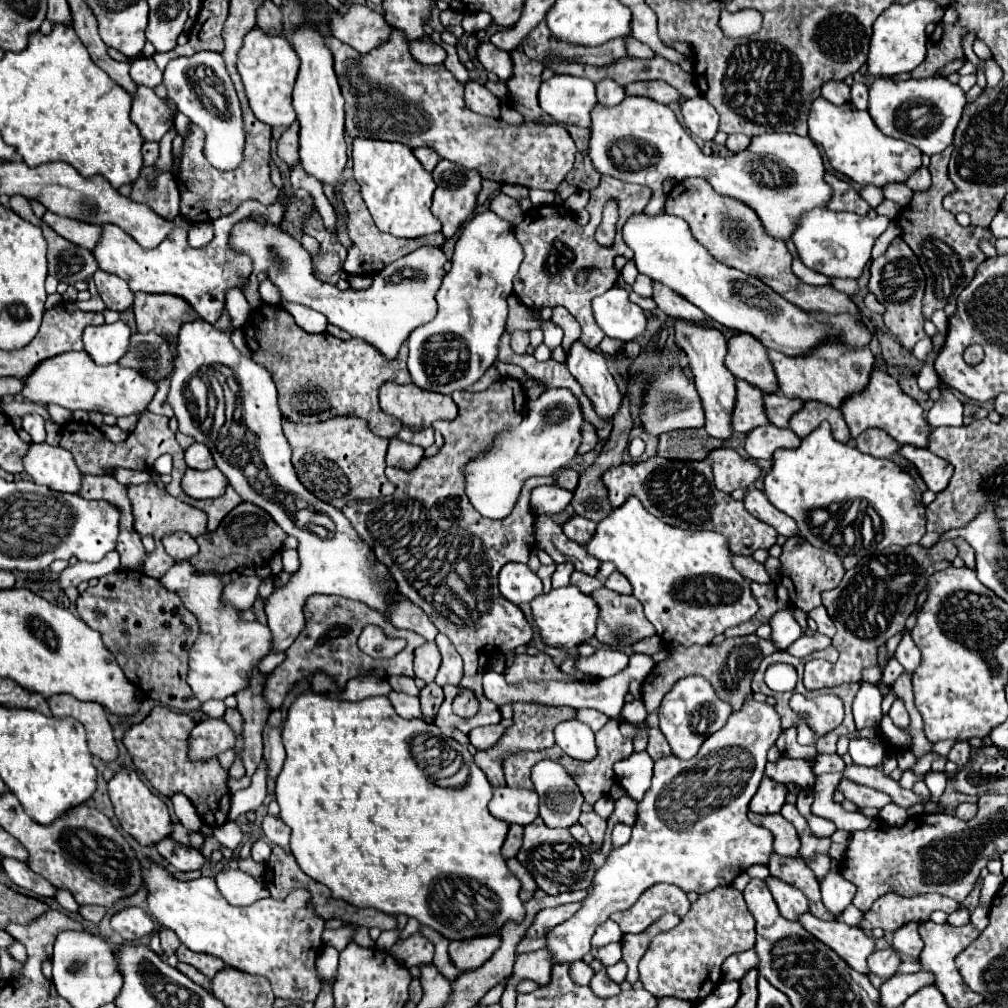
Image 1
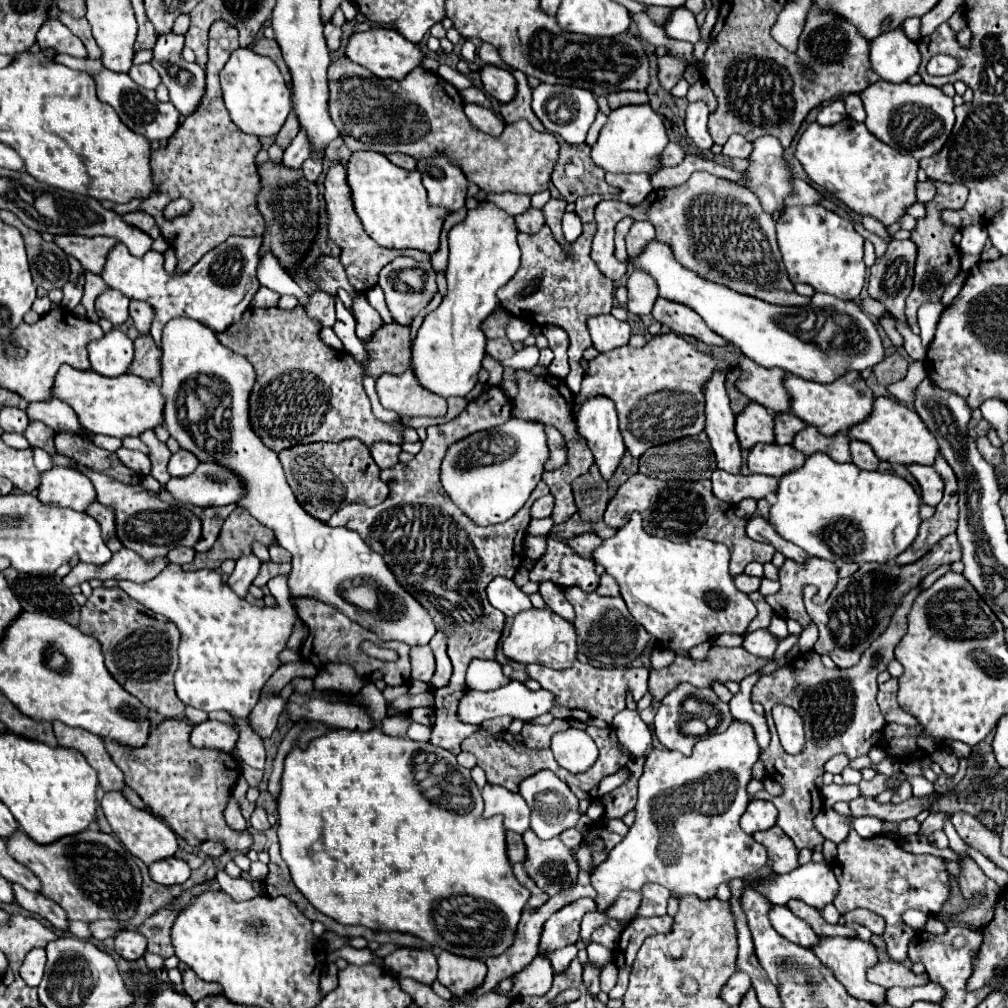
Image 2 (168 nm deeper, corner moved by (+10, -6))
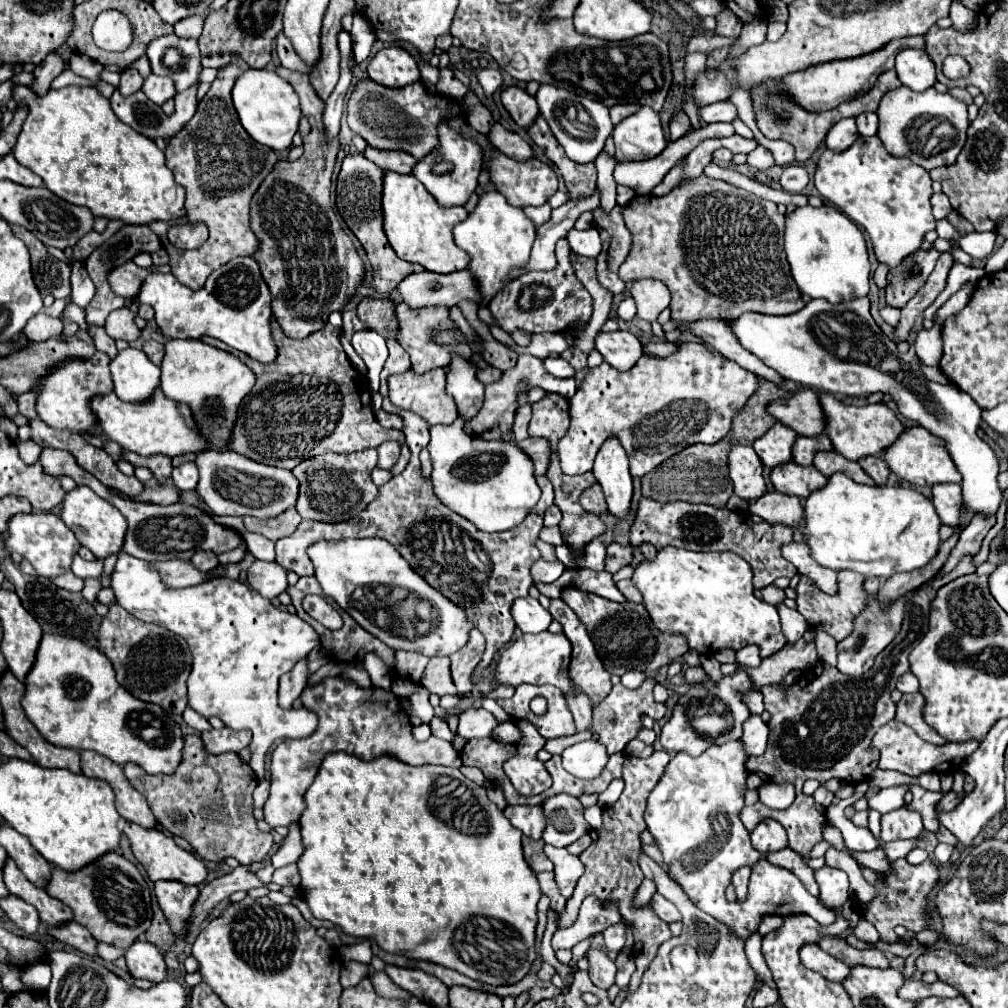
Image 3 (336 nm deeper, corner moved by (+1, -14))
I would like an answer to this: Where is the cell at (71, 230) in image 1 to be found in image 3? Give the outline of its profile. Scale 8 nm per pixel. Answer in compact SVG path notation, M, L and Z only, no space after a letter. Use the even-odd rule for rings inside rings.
M127 260L125 264L113 268L109 274L107 274L107 282L111 286L111 290L117 294L117 296L137 296L139 292L139 286L141 286L141 280L153 272L153 270L159 270L159 272L169 273L171 272L171 267L166 264L162 266L151 266L149 270L145 268L139 268L133 260Z

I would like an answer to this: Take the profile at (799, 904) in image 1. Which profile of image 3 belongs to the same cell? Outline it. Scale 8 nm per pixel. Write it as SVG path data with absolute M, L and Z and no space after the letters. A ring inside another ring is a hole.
M803 944L799 954L801 954L801 962L805 968L819 972L821 976L825 976L833 982L841 982L849 974L847 964L843 964L841 960L823 952L817 944Z

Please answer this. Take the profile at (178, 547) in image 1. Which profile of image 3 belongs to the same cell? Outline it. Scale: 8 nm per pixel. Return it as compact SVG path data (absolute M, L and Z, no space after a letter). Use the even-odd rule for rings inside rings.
M195 552L191 562L201 572L209 572L209 570L213 570L217 566L217 556L213 552Z

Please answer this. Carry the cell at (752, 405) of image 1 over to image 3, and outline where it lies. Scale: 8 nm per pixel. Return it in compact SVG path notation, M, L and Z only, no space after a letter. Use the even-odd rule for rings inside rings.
M777 422L773 424L761 438L753 442L753 448L761 462L769 468L789 462L791 460L791 446L793 440L797 438L797 432L789 430L785 424Z

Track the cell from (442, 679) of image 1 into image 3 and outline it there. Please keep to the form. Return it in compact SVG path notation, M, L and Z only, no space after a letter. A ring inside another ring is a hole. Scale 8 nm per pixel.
M471 630L469 632L469 642L459 650L453 652L451 658L451 678L453 684L457 688L457 694L469 694L471 692L471 672L477 666L477 662L481 660L481 652L485 648L485 638L481 636L481 632Z

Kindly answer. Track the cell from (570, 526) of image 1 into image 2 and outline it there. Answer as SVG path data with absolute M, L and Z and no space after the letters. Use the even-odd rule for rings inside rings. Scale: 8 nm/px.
M582 534L582 536L576 536L572 540L566 540L568 546L572 546L580 556L588 556L592 558L592 552L602 544L602 538L596 536L596 534Z

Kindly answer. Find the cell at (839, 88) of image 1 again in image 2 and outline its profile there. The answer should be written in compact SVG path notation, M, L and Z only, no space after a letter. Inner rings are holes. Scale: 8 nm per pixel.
M834 100L834 102L830 102L828 106L824 106L824 108L818 112L816 122L822 124L822 126L832 126L832 124L838 124L840 120L844 120L844 118L846 118L844 102L842 102L842 100Z

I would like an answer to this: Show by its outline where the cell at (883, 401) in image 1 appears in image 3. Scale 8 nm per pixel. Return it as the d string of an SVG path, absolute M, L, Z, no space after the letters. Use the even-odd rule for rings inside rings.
M923 426L905 428L899 434L899 438L891 446L887 446L883 450L881 458L887 462L891 472L895 472L901 480L907 480L911 484L919 484L919 486L927 484L927 486L931 486L931 484L939 484L939 482L959 482L961 480L961 474L957 472L951 456L943 448L943 442L939 438L935 438Z

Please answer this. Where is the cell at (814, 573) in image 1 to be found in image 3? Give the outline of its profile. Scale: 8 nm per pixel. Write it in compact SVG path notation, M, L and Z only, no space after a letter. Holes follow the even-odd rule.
M841 570L841 572L837 572L837 594L825 594L807 576L801 576L801 580L795 588L797 610L805 616L807 624L811 628L819 628L819 630L827 632L829 636L833 636L835 640L843 640L851 632L853 614L857 614L857 610L861 610L865 606L867 592L863 590L863 580L865 580L865 576L861 576L853 570Z

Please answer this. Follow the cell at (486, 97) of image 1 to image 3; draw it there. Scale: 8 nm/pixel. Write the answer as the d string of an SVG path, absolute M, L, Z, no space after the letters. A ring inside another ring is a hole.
M495 122L489 130L489 140L493 142L493 146L503 152L505 156L511 156L515 160L525 160L525 158L531 158L533 156L533 150L531 146L515 132L507 130L503 124Z

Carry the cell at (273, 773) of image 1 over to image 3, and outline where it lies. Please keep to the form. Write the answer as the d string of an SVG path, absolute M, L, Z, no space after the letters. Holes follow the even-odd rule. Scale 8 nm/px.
M299 660L293 670L289 670L285 676L281 676L279 682L279 706L283 710L289 710L293 706L293 702L301 696L301 692L307 686L307 660Z

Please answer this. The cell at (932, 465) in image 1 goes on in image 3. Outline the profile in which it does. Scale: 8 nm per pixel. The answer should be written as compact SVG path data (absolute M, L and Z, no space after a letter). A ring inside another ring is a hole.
M933 484L933 504L943 524L957 526L959 510L963 504L961 486L959 484Z

